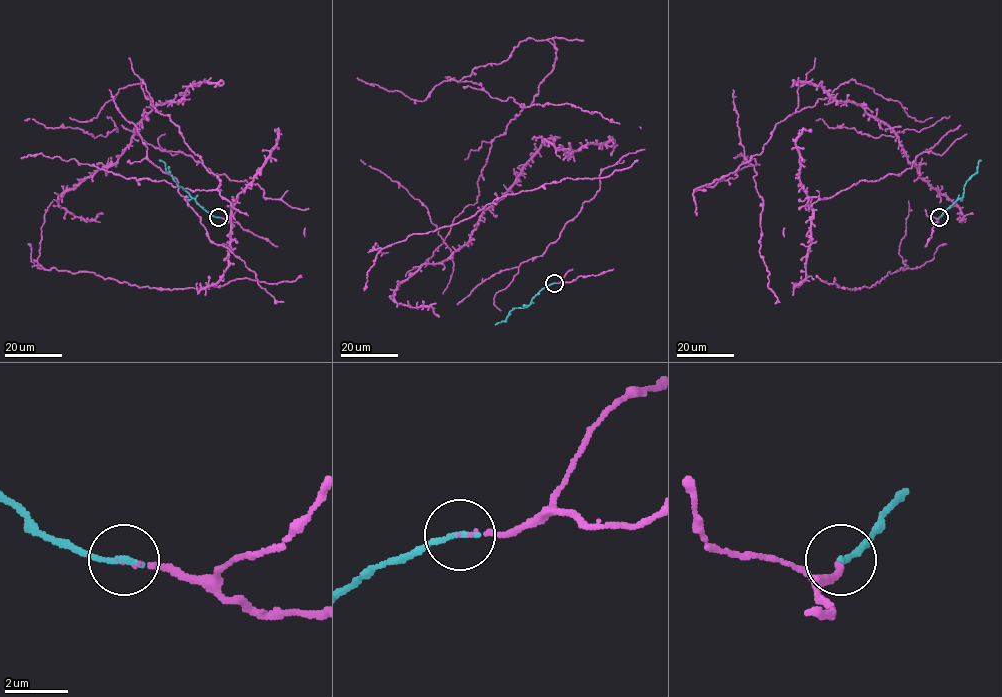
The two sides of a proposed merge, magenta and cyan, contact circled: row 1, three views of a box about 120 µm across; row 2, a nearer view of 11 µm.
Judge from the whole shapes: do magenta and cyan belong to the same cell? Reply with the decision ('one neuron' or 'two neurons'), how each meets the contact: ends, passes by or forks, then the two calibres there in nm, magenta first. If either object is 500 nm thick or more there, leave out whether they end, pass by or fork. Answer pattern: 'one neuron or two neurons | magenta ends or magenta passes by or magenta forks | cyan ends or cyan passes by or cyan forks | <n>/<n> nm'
one neuron | magenta ends | cyan ends | 50/200 nm

